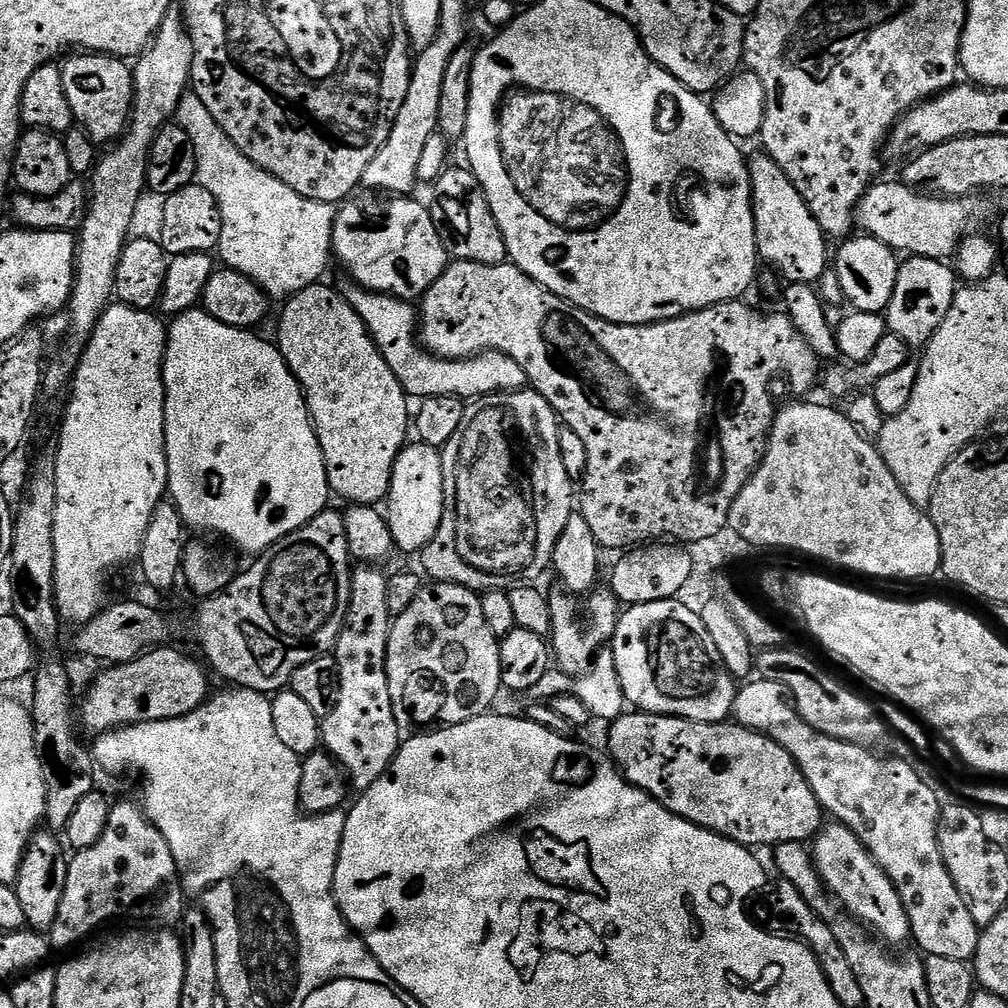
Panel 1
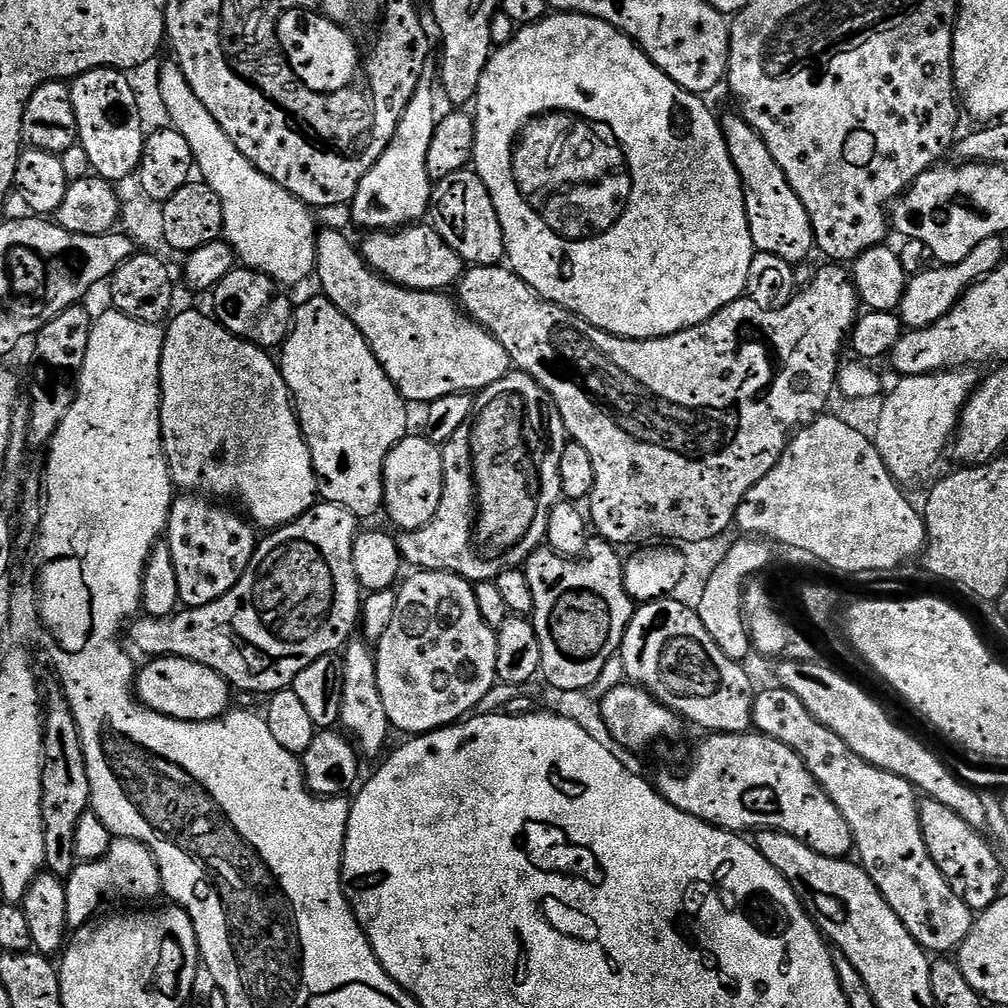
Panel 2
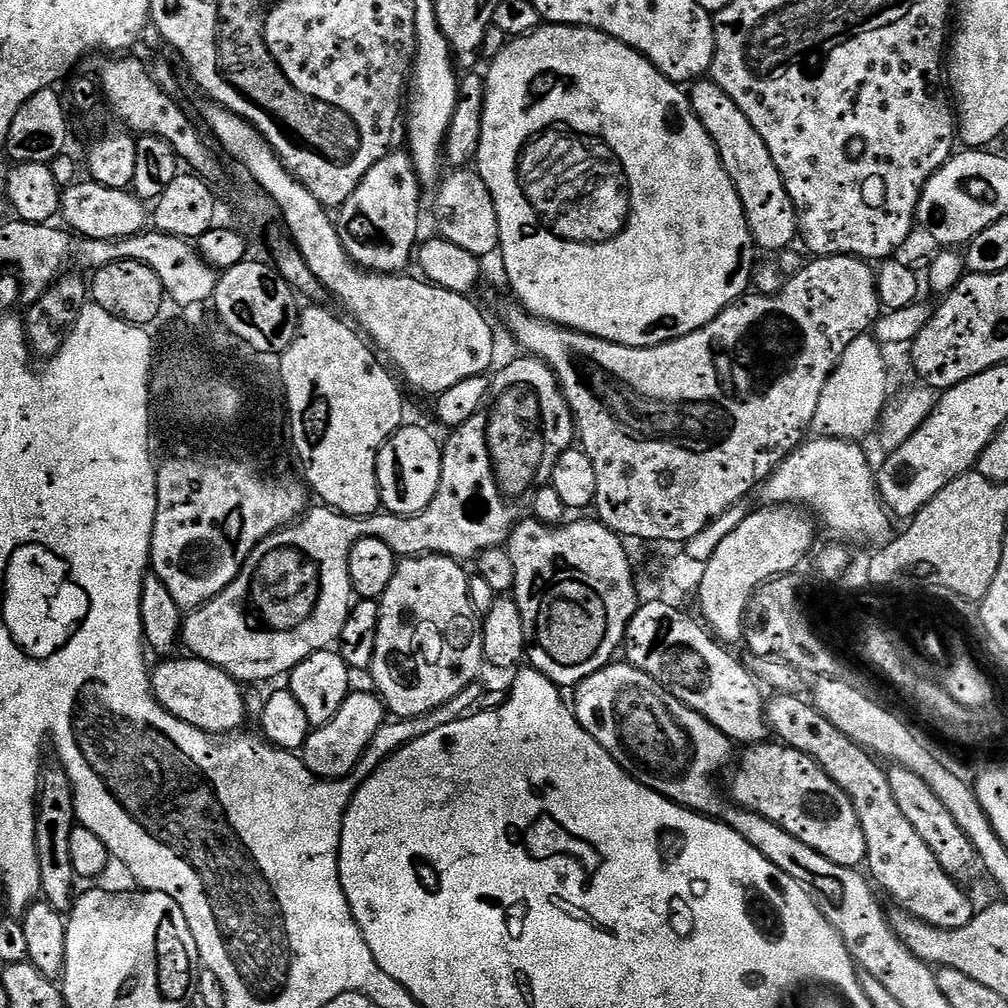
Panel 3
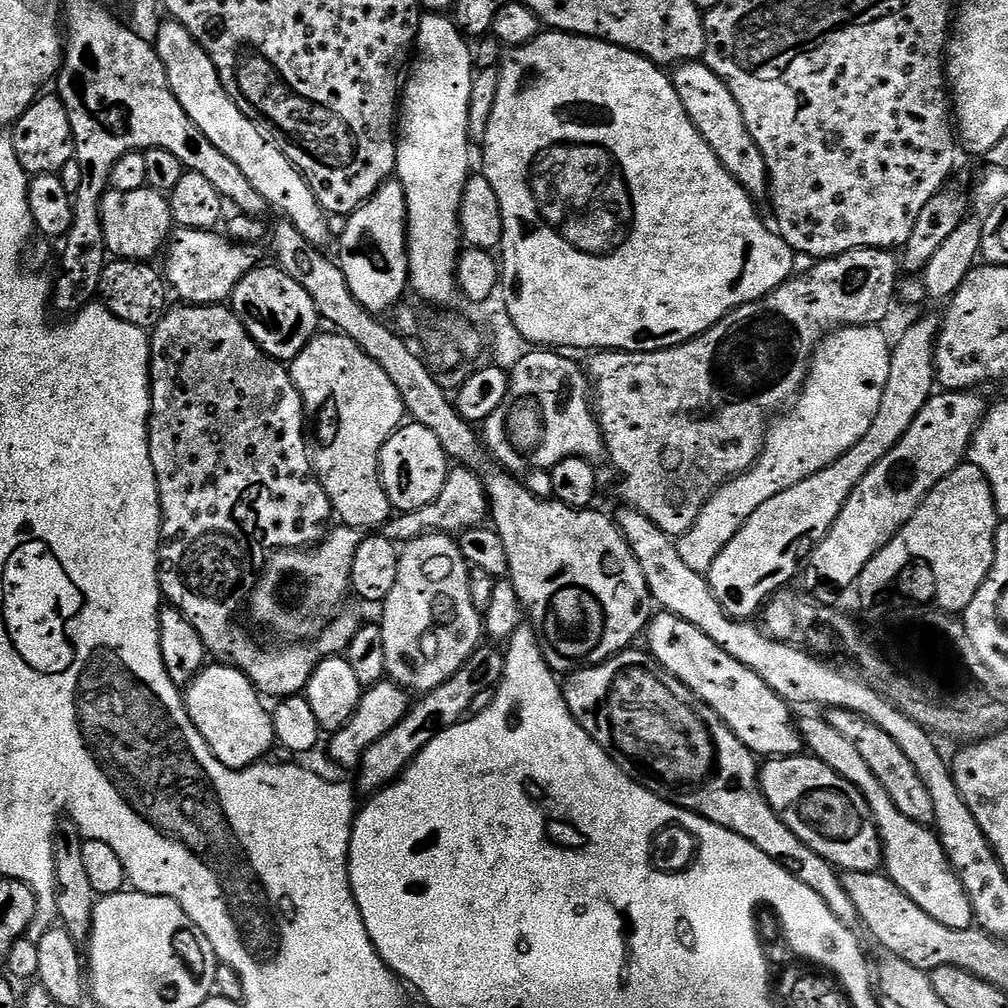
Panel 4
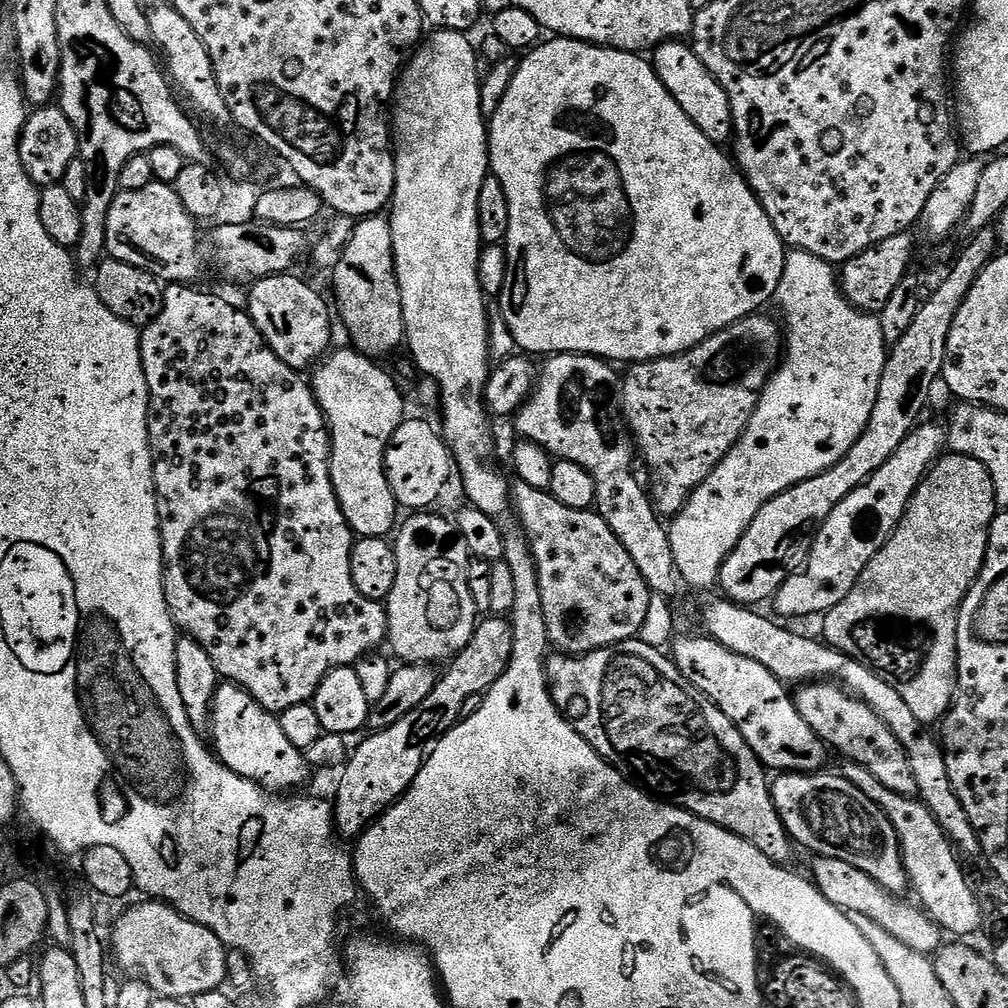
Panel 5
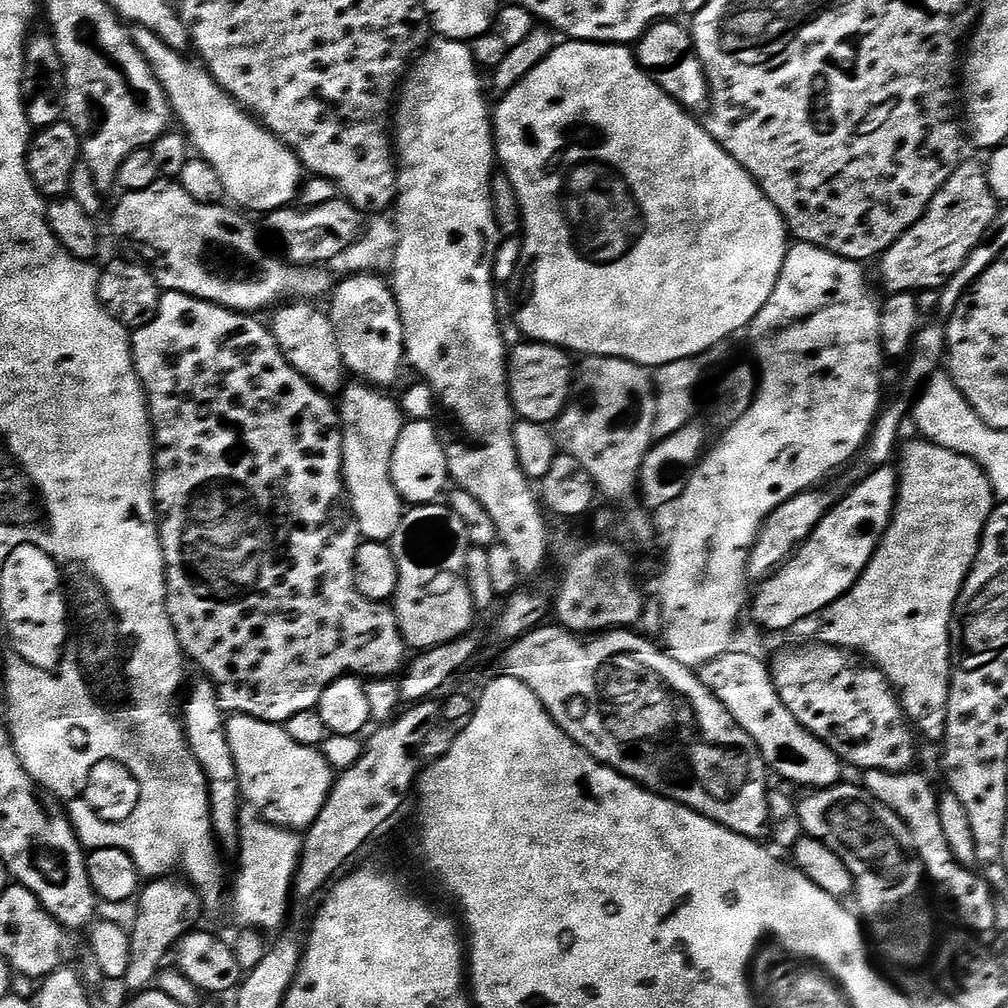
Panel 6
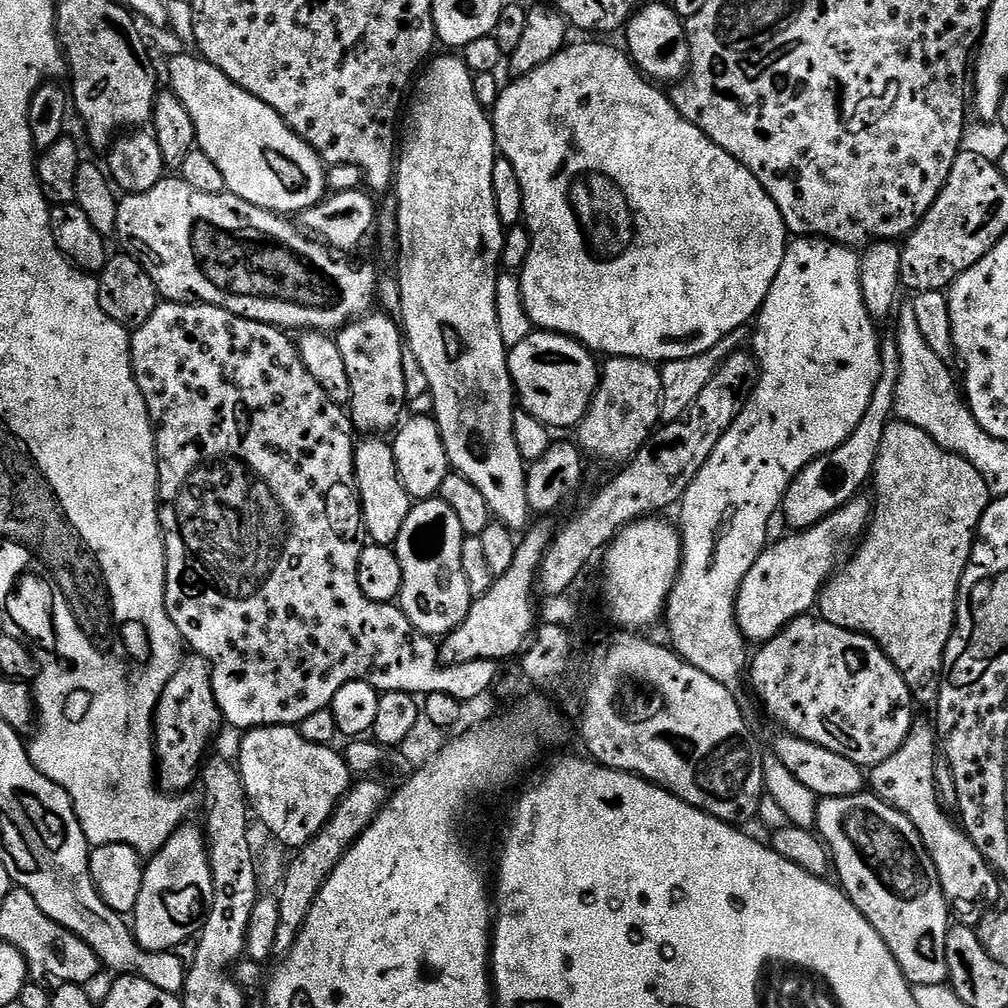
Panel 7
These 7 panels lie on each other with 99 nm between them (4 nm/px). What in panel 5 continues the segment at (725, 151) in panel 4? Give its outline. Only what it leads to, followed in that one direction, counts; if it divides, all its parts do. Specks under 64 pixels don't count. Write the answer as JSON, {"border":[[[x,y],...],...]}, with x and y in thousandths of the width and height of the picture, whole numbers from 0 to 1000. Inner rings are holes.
{"border":[[[664,40],[662,44],[656,44],[646,53],[645,63],[653,73],[657,85],[661,85],[663,94],[671,98],[673,105],[677,105],[681,117],[685,117],[685,121],[692,125],[695,135],[699,135],[703,141],[711,145],[718,145],[721,139],[723,142],[727,138],[726,106],[720,89],[694,61],[686,43]]]}

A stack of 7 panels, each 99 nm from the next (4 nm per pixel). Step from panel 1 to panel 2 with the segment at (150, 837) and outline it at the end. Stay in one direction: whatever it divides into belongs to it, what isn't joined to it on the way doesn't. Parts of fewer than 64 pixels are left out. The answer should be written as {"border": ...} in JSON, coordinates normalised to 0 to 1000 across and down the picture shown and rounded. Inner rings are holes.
{"border":[[[122,831],[112,832],[101,851],[76,856],[65,870],[63,882],[67,920],[71,923],[84,920],[90,909],[110,893],[151,893],[161,885],[157,855],[151,844],[141,835]]]}

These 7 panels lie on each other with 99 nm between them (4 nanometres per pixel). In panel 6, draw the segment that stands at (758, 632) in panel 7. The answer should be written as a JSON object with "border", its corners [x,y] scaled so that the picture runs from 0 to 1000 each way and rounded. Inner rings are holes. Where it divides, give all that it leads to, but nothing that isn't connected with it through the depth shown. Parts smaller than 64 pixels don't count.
{"border":[[[878,462],[848,477],[842,492],[834,491],[826,504],[812,518],[804,534],[795,540],[765,571],[753,576],[744,607],[762,627],[778,627],[797,615],[813,612],[813,606],[839,589],[859,565],[863,554],[885,517],[889,501],[888,463]]]}

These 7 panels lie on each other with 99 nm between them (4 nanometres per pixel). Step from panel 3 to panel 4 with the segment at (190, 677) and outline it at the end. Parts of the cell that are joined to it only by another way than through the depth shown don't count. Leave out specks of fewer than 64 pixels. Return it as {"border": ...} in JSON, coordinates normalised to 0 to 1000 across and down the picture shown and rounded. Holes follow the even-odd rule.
{"border":[[[210,657],[197,667],[182,688],[187,713],[198,725],[216,756],[225,762],[246,762],[257,758],[274,738],[267,699],[262,699],[259,688],[238,663],[229,659]]]}

